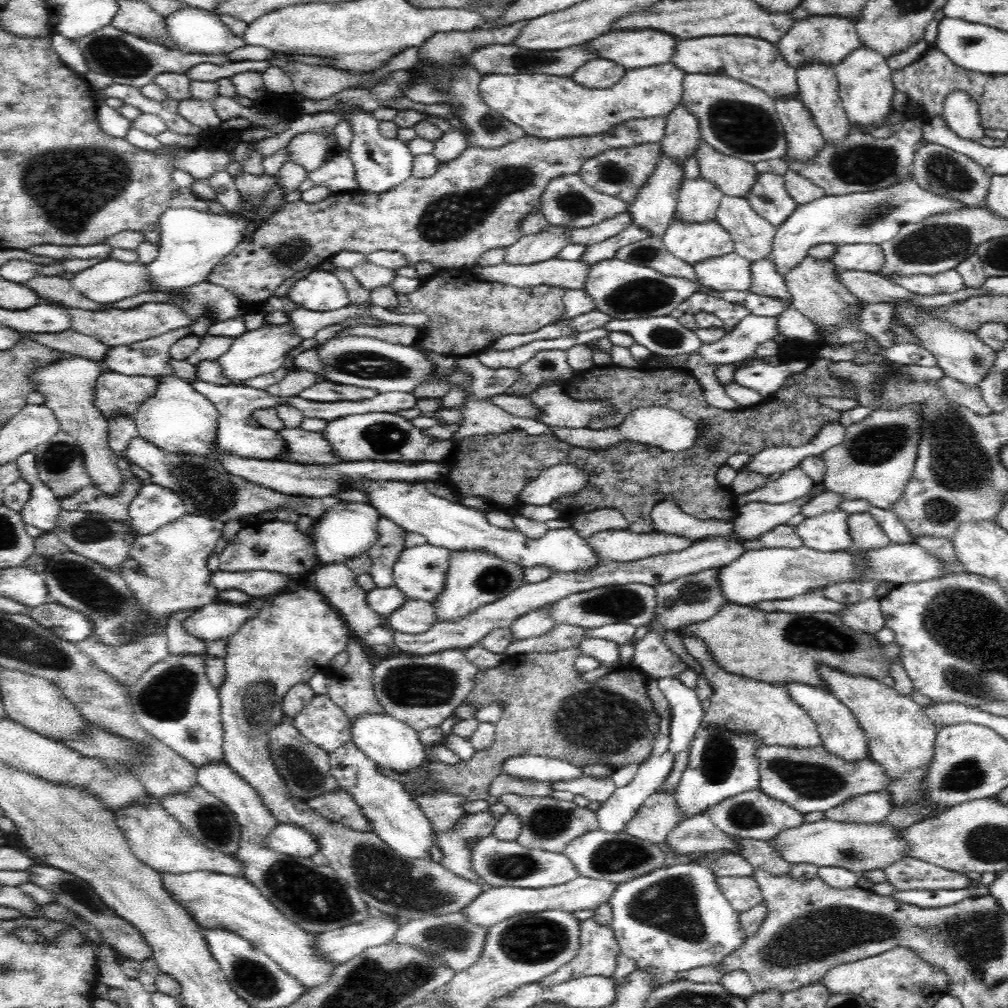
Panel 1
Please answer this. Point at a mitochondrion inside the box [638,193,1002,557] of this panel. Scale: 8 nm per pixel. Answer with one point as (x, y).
(959, 462)

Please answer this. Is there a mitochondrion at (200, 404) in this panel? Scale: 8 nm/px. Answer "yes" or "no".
no

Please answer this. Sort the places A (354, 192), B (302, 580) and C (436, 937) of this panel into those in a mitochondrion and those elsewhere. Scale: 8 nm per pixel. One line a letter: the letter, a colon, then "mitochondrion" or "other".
A: other
B: other
C: mitochondrion

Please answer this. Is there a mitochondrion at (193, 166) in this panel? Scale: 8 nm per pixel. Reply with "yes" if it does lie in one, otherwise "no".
no

